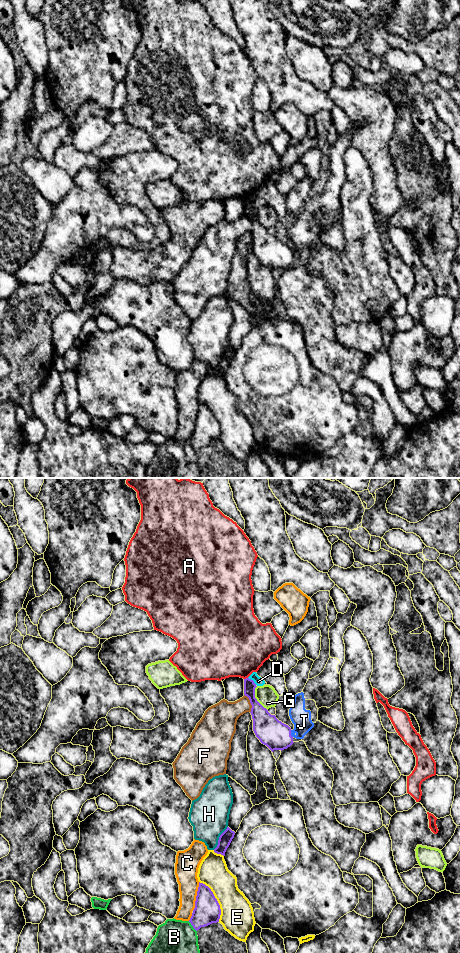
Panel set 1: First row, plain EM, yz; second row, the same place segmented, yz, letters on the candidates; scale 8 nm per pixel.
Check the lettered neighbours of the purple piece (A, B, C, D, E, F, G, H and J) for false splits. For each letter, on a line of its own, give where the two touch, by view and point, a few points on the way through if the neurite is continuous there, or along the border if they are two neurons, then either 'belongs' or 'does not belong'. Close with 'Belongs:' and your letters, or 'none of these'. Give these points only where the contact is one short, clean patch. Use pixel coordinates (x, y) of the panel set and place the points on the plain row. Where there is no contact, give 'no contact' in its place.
A: contact yz (246, 198); does not belong
B: contact yz (192, 445); does not belong
C: contact yz (196, 416); does not belong
D: contact yz (252, 200); border yz (248, 197), (256, 204); does not belong
E: contact yz (216, 420); does not belong
F: contact yz (250, 222); border yz (244, 214), (251, 225), (250, 232); does not belong
G: contact yz (255, 218); border yz (256, 206), (255, 218), (266, 229); does not belong
H: contact yz (219, 358); does not belong
J: contact yz (290, 254); does not belong
Belongs: none of these

